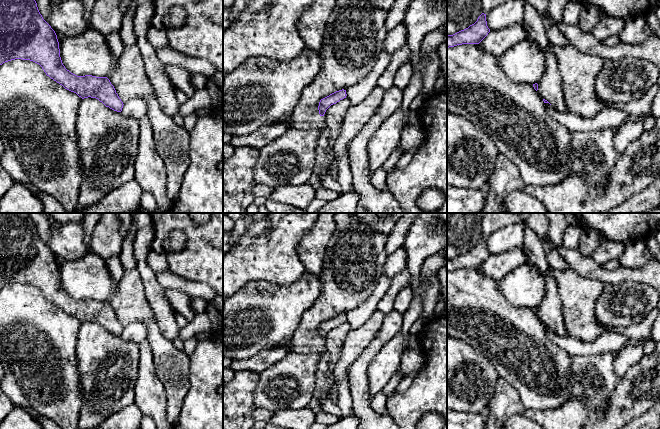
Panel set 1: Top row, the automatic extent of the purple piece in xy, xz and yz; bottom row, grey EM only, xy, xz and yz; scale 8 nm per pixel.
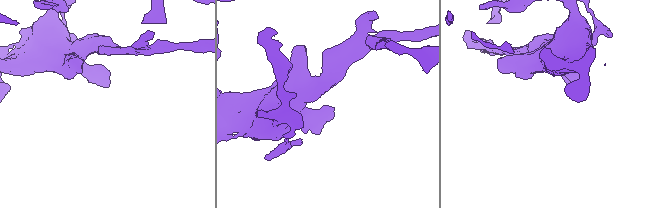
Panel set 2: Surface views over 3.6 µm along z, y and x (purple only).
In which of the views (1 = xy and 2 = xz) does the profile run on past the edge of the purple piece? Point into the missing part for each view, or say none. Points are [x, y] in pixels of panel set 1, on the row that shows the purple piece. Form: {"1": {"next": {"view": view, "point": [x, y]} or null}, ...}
{"1": {"next": null}, "2": {"next": null}}

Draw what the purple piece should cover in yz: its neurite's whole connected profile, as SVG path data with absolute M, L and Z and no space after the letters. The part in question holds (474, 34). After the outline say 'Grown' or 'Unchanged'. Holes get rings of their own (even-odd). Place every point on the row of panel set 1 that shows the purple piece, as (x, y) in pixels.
M482 13L477 21L468 28L447 36L447 48L462 44L479 44L490 32L486 14Z. Unchanged

